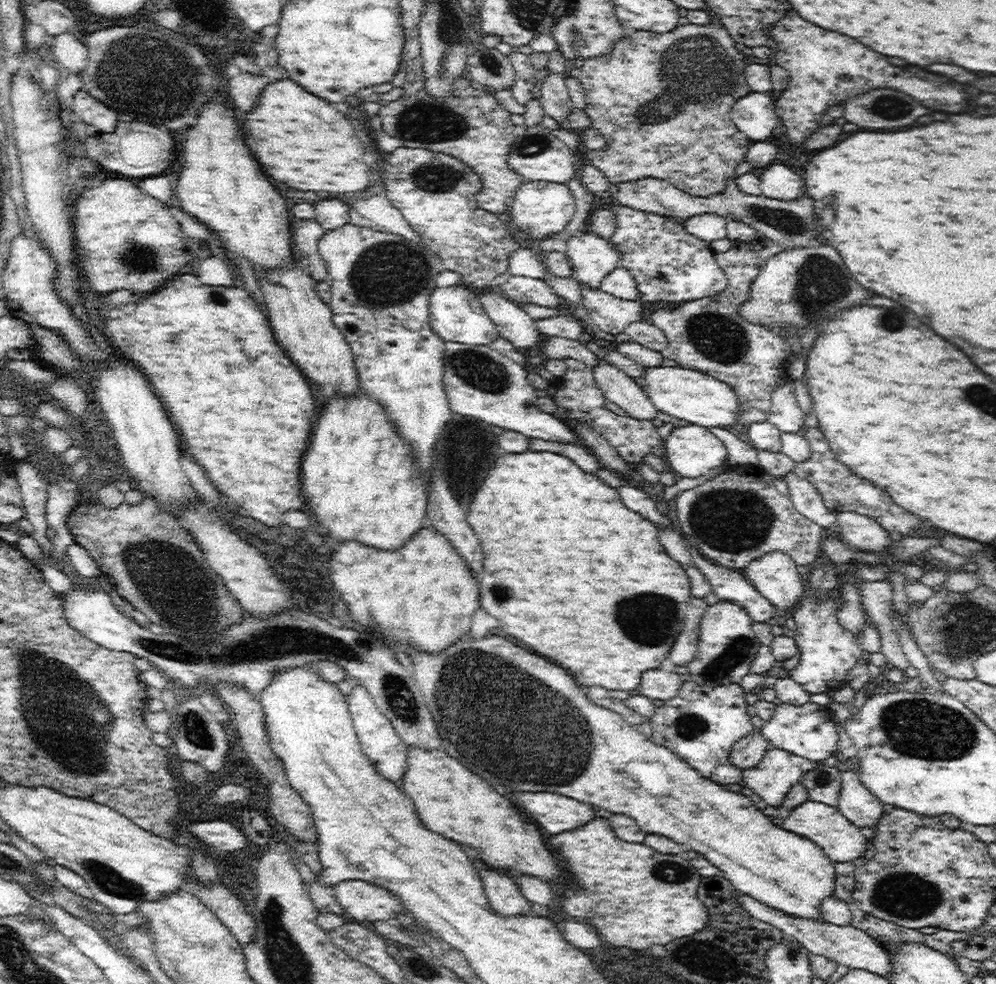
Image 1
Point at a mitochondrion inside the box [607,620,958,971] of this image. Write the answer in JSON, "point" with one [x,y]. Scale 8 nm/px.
{"point":[905,896]}

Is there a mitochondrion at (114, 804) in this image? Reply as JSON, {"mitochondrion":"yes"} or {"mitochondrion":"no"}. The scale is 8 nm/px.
{"mitochondrion":"no"}

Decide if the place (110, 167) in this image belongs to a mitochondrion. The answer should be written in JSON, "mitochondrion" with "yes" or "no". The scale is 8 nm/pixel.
{"mitochondrion":"no"}

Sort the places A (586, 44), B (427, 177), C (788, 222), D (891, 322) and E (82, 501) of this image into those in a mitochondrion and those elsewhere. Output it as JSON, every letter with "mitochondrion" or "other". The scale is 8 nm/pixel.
{"A":"other","B":"mitochondrion","C":"mitochondrion","D":"mitochondrion","E":"other"}

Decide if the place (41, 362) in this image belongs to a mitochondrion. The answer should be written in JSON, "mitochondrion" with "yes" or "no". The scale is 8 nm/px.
{"mitochondrion":"no"}

